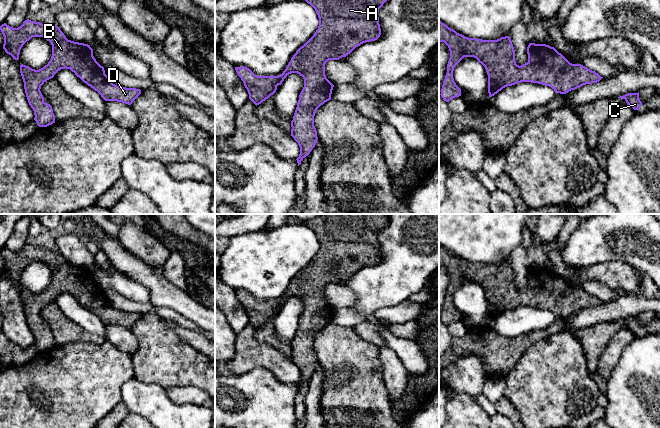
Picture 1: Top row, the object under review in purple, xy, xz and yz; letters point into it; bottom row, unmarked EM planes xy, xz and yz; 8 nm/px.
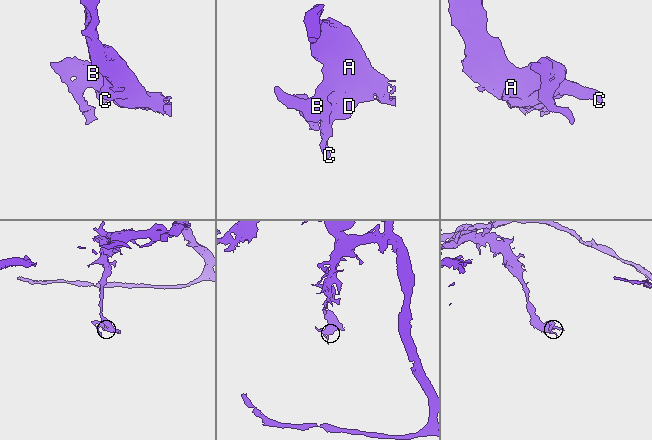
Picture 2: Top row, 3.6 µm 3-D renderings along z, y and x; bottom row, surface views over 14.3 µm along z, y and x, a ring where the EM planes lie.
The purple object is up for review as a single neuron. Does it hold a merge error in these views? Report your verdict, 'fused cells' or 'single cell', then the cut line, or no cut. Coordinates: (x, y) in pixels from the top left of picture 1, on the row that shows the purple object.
single cell; cut none

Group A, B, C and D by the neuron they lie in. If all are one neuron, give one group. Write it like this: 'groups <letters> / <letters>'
groups A B C D

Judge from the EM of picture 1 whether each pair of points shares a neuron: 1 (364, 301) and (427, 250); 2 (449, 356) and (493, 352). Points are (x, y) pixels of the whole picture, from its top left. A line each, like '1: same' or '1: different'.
1: same
2: same

